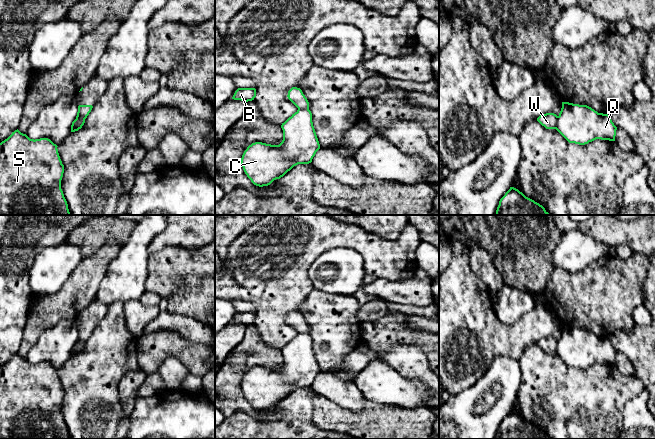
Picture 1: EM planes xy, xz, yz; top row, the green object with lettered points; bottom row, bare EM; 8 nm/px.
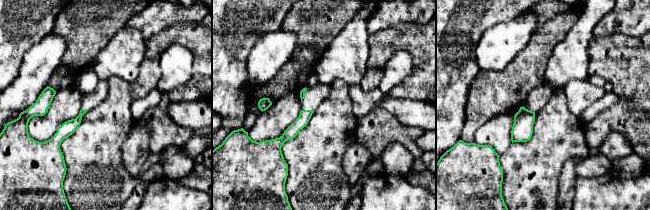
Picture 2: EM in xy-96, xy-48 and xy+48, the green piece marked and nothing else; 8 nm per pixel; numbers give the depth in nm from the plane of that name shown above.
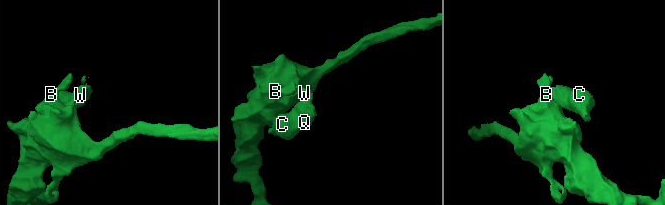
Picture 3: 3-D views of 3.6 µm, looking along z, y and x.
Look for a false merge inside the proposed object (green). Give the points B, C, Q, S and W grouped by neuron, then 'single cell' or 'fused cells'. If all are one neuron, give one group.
B S W / C Q; fused cells

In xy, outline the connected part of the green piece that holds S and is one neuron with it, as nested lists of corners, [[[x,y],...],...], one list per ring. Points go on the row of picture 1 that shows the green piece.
[[[18,129],[0,143],[0,215],[71,215],[67,201],[61,189],[61,180],[64,173],[64,165],[60,159],[57,145],[48,138],[30,139]]]

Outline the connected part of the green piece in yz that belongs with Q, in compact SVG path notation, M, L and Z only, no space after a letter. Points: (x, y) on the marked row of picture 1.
M562 102L556 130L569 142L585 145L596 139L615 141L617 127L608 114L598 113L587 105Z

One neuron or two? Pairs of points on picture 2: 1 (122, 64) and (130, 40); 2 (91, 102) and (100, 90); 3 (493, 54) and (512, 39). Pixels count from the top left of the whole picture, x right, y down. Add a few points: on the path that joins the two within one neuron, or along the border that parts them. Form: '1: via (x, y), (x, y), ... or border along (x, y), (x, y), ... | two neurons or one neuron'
1: via (122, 58), (128, 46) | one neuron
2: via (94, 99), (100, 93) | one neuron
3: via (498, 49), (503, 44), (507, 44) | one neuron

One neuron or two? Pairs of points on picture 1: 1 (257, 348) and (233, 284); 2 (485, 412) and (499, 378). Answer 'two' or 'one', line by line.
1: two
2: one

